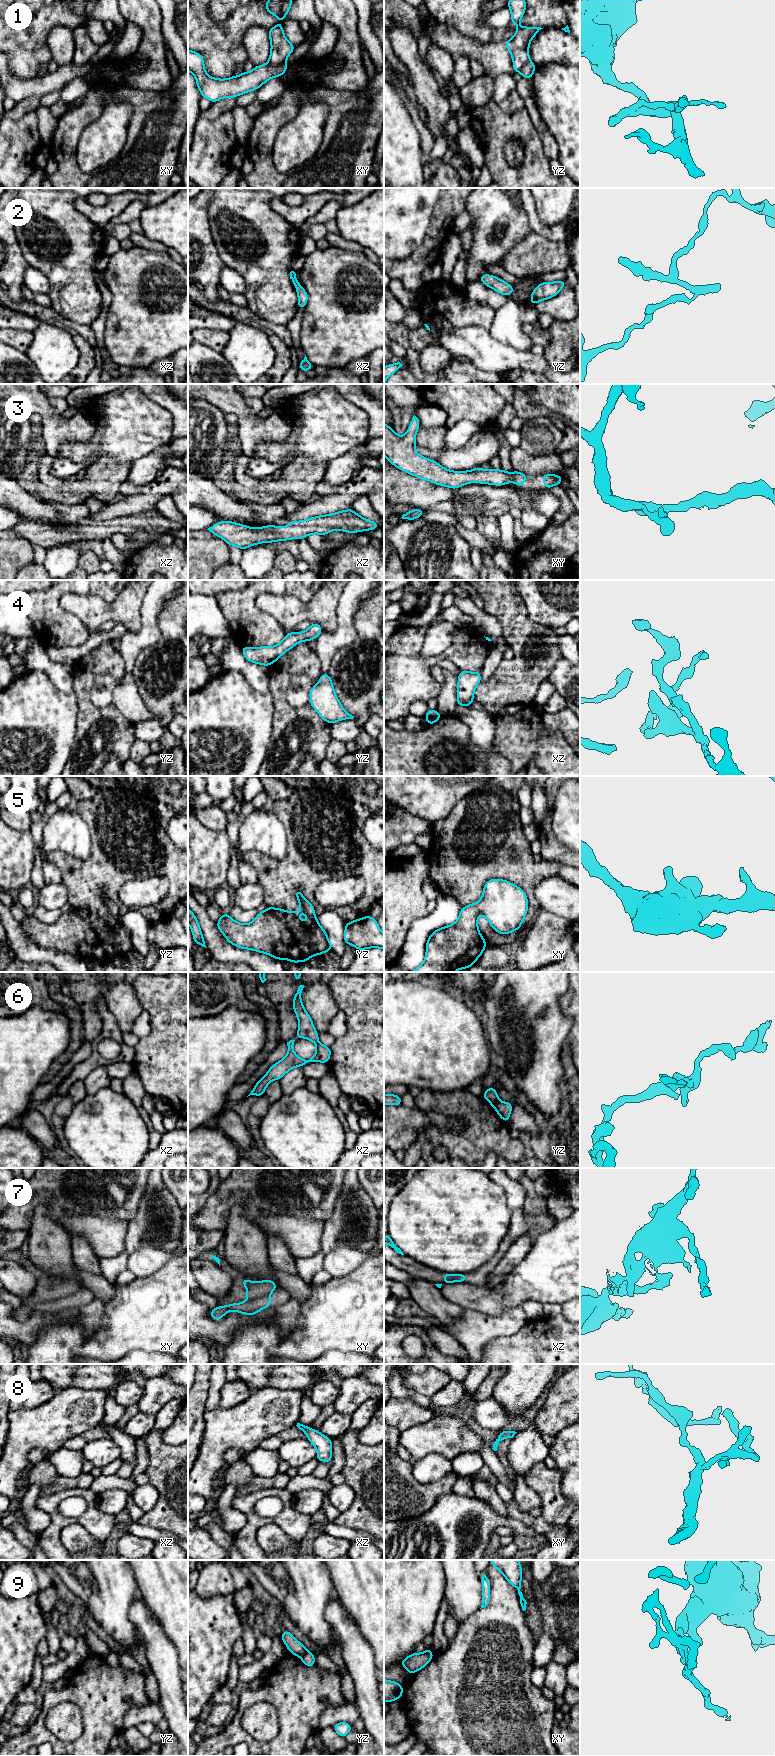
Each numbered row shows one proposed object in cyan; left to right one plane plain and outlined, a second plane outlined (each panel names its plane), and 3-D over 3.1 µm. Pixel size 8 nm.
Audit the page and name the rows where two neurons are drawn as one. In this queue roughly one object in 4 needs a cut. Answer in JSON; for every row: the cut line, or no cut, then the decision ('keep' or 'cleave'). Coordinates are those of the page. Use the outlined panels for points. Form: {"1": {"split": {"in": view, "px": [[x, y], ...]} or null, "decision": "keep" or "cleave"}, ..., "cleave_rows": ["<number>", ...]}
{"1": {"split": {"in": "xy", "px": [[284, 61], [278, 64], [268, 63]]}, "decision": "cleave"}, "2": {"split": null, "decision": "keep"}, "3": {"split": null, "decision": "keep"}, "4": {"split": null, "decision": "keep"}, "5": {"split": null, "decision": "keep"}, "6": {"split": null, "decision": "keep"}, "7": {"split": {"in": "xy", "px": [[268, 1294], [247, 1301]]}, "decision": "cleave"}, "8": {"split": null, "decision": "keep"}, "9": {"split": {"in": "yz", "px": [[306, 1650], [300, 1656]]}, "decision": "cleave"}, "cleave_rows": ["1", "7", "9"]}

